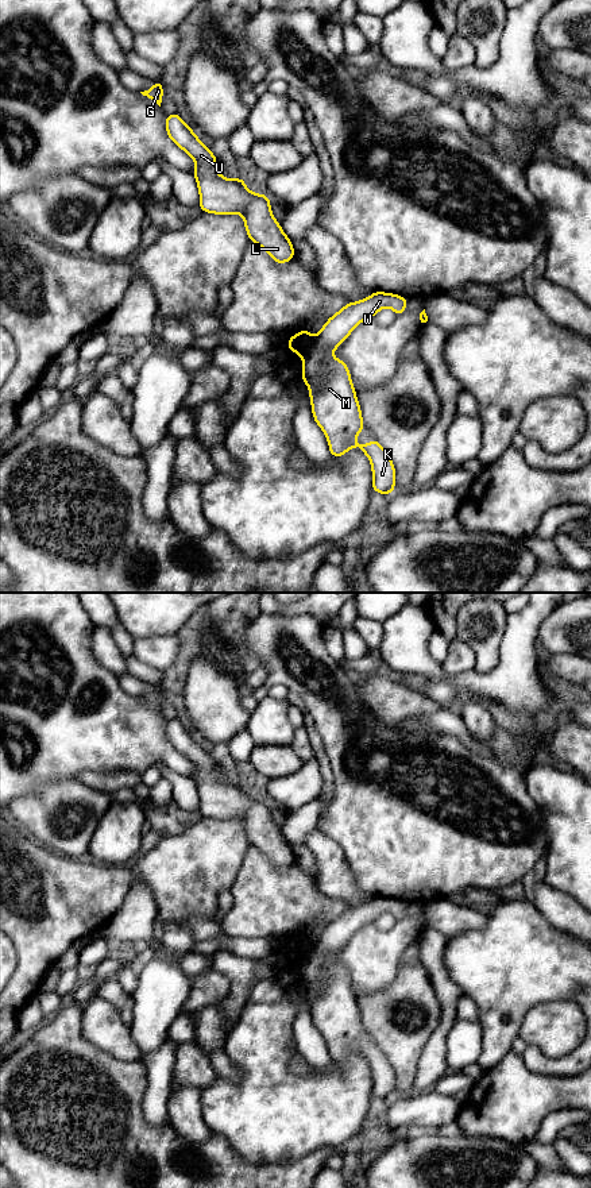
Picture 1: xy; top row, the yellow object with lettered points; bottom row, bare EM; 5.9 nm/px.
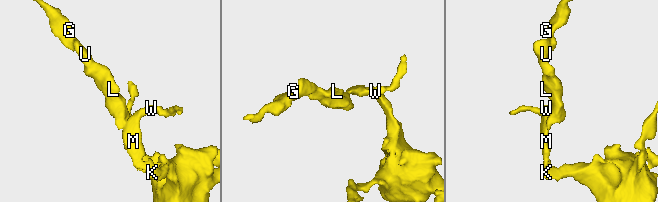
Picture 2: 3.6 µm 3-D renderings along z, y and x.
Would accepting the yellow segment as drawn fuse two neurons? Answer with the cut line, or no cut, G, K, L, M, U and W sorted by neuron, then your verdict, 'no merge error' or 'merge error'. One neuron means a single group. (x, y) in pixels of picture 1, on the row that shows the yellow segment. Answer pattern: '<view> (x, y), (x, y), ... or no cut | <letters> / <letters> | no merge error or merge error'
xy (313, 338), (309, 348), (302, 355) | G L U / K M W | merge error

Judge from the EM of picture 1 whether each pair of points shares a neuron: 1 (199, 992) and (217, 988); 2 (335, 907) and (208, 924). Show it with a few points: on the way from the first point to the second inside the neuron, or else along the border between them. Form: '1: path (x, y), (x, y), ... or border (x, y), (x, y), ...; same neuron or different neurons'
1: path (203, 992), (207, 988), (213, 988); same neuron
2: border (219, 921), (224, 933); different neurons

